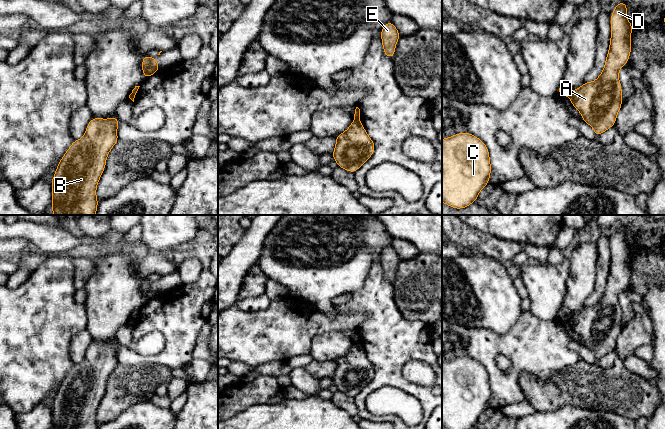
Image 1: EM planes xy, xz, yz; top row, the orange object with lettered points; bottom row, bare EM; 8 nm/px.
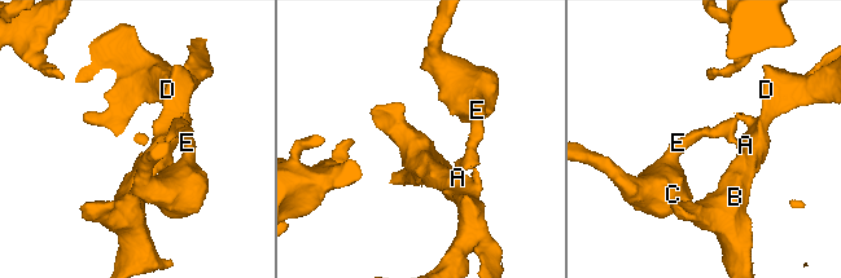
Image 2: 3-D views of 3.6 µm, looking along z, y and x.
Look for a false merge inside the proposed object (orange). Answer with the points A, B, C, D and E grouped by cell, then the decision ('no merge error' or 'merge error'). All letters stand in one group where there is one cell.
A B D / C E; merge error

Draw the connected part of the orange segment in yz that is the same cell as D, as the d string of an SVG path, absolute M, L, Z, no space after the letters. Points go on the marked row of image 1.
M619 1L611 14L609 52L599 77L593 82L584 82L569 95L572 106L582 115L582 121L593 127L595 137L615 126L622 106L619 70L629 61L633 30L627 19L627 8L625 2Z

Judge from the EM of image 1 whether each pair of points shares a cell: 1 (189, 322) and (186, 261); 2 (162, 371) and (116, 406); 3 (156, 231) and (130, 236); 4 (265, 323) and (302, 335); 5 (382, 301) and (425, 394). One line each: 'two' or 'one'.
1: two
2: one
3: two
4: one
5: one

